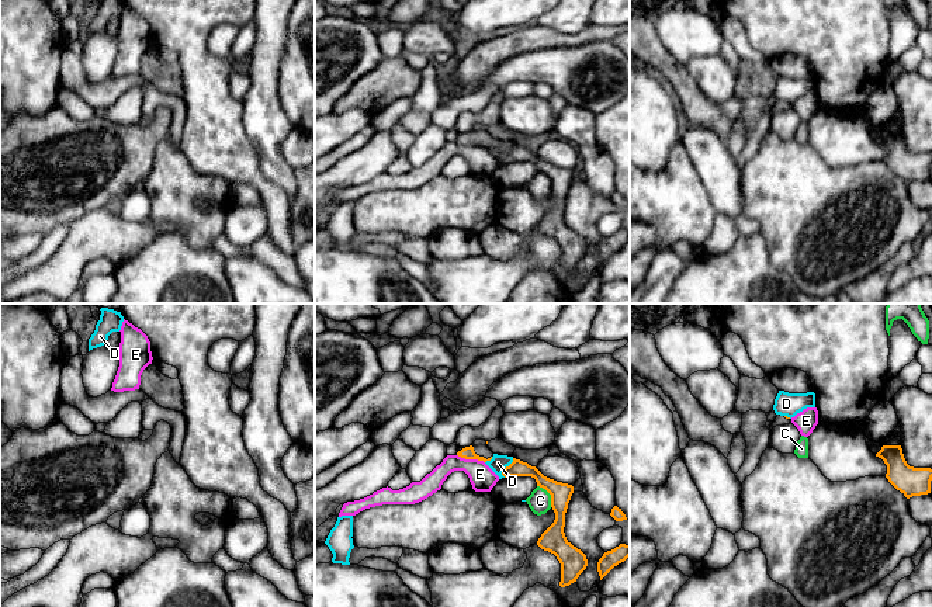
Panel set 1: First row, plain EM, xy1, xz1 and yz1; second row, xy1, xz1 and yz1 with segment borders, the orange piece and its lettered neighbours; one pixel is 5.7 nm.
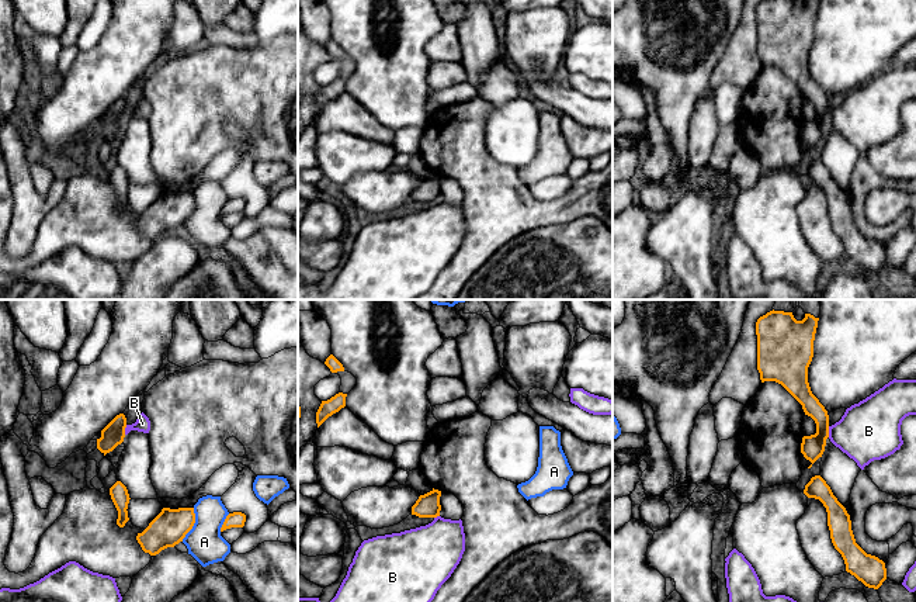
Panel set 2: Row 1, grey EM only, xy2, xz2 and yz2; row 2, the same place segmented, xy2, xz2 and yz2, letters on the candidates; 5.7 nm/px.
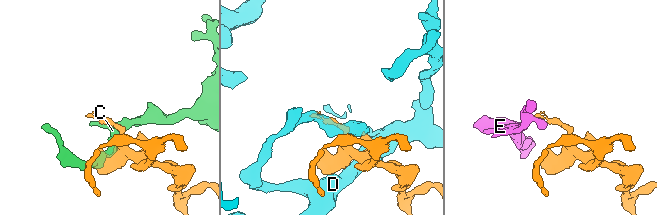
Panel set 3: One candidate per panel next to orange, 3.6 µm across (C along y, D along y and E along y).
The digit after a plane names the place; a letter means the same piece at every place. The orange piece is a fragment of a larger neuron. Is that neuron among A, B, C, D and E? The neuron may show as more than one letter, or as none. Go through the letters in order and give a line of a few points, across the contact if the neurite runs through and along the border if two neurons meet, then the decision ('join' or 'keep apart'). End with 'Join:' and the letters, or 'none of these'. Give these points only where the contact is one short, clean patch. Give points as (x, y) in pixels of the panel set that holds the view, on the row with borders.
A: keep apart
B: line yz2 (828, 426), (829, 436); keep apart
C: keep apart
D: keep apart
E: line xz1 (457, 454), (484, 462); keep apart
Join: none of these

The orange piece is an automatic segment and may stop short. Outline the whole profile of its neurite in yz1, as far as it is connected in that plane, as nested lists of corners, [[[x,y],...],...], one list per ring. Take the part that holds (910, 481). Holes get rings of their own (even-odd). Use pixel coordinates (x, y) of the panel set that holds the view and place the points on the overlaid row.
[[[883,445],[876,457],[887,465],[888,482],[907,499],[931,493],[932,469],[910,466],[901,445]]]

